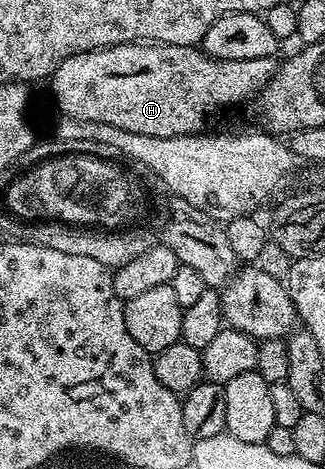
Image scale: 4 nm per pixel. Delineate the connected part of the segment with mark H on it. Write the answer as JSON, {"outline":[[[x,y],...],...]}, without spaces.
{"outline":[[[137,41],[134,43],[119,43],[113,47],[99,47],[93,51],[83,51],[77,55],[66,57],[62,65],[52,72],[50,84],[52,83],[52,95],[56,98],[56,103],[60,106],[60,115],[69,119],[81,119],[82,121],[94,121],[95,123],[105,123],[114,125],[118,129],[126,129],[130,133],[146,133],[146,137],[178,137],[179,135],[195,135],[201,130],[200,122],[207,117],[211,111],[216,111],[219,107],[232,107],[235,103],[244,103],[253,98],[260,88],[276,74],[278,70],[277,60],[273,57],[250,57],[250,61],[226,61],[225,59],[215,59],[210,57],[199,46],[187,47],[186,45],[170,45],[169,43],[149,43],[147,41]]]}

